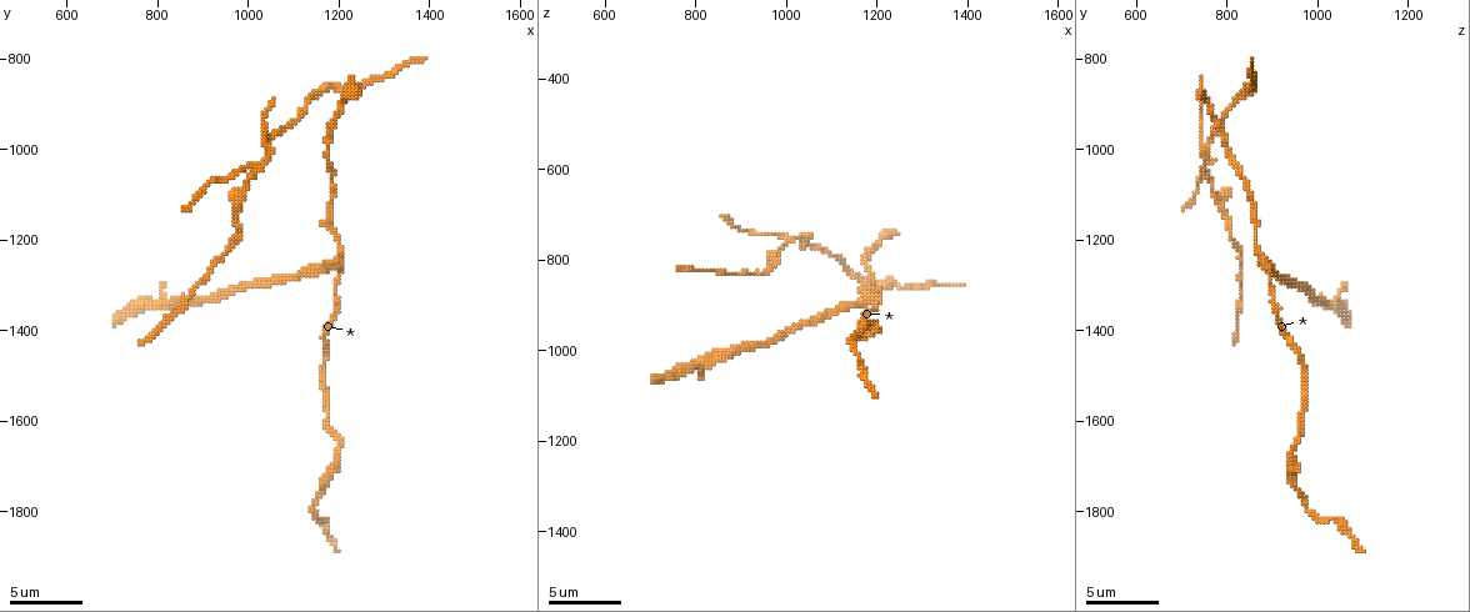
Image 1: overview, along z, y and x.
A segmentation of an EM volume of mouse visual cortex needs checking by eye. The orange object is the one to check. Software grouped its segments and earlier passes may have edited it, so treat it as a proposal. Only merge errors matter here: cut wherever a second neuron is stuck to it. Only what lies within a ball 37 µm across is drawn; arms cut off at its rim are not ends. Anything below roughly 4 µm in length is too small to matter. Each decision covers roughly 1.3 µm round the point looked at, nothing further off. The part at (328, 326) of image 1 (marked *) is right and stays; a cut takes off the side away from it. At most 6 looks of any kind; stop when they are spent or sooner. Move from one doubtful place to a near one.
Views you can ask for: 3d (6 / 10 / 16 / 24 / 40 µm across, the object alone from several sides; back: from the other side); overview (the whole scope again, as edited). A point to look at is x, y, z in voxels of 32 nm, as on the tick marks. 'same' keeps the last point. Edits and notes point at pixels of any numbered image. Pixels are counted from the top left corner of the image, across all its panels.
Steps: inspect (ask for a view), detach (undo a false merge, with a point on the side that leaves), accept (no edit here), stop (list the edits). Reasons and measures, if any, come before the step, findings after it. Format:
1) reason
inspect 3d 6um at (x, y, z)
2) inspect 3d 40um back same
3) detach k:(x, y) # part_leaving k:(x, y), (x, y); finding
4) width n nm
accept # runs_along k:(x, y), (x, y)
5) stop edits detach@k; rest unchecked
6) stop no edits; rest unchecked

thick turns thin
inspect 3d 6um at (1175, 1740, 950)

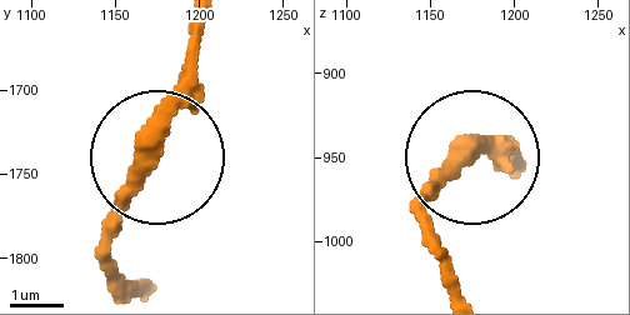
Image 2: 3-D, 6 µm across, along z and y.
accept # all the same neuron

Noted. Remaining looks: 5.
branch point
inspect 3d 16um at (1190, 1250, 885)

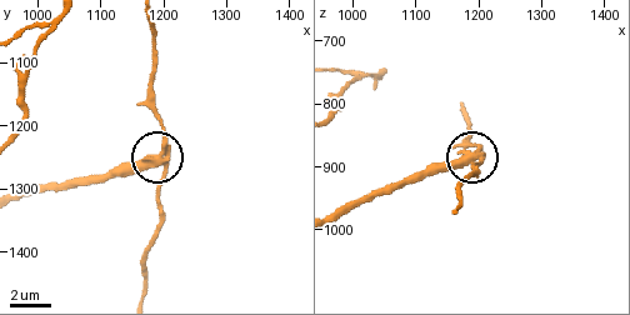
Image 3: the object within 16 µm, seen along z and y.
other side
inspect 3d 16um back at (1190, 1255, 880)

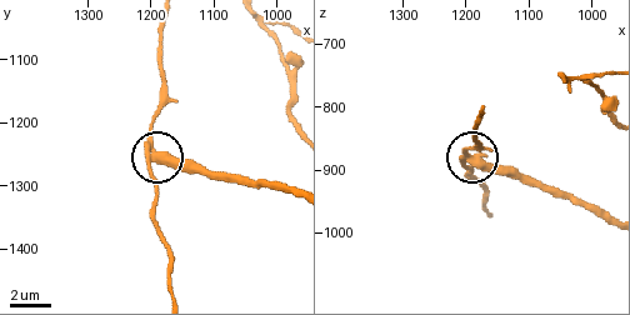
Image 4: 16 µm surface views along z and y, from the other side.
side_arm 19 um
detach 4:(183, 166) # two neurons meet here

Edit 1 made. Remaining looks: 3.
inspect 3d 10um at (1170, 1005, 795)

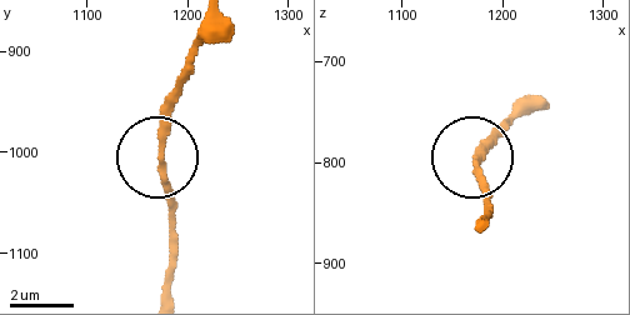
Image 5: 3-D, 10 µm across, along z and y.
accept # runs_along 5:(486, 226), (475, 163), (491, 149), (494, 133); one neuron here

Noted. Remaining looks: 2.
stop edits detach@4; rest unchecked

